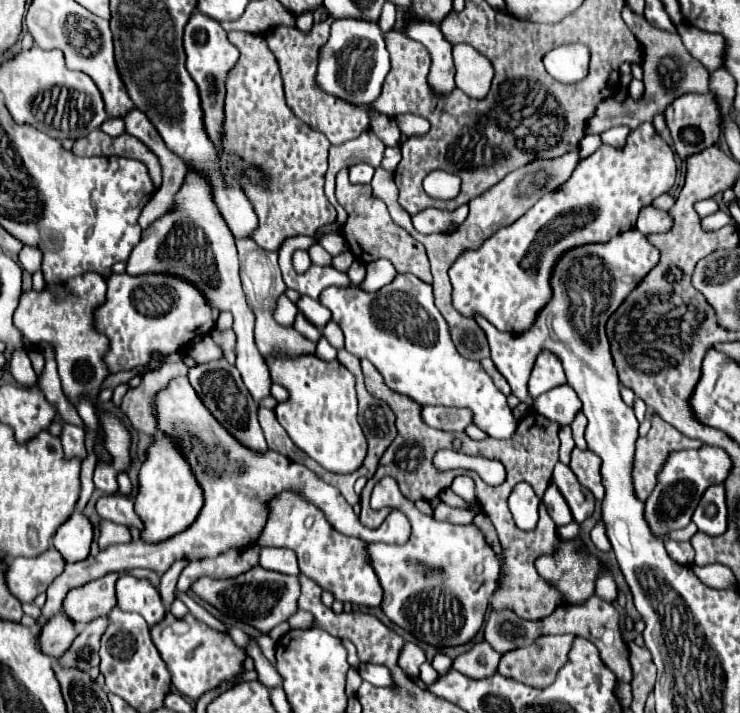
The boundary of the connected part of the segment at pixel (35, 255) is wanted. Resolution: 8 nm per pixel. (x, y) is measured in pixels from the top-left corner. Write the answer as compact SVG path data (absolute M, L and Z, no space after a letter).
M24 247L19 253L19 262L22 268L31 274L34 274L41 267L42 252L32 249L32 247Z

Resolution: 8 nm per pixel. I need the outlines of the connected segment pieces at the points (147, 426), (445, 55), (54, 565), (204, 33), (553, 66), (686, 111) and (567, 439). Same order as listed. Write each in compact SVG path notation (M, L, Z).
M166 363L158 371L150 371L142 377L142 383L136 389L130 389L124 399L122 399L122 413L128 417L134 429L140 433L154 437L156 427L154 427L154 411L152 411L152 397L164 383L168 383L176 375L186 375L188 367L184 363Z
M412 21L408 25L406 35L410 39L418 39L430 53L432 67L428 73L428 85L436 97L446 97L452 93L455 85L455 67L452 56L452 45L446 41L442 31L432 23Z
M48 549L44 555L26 559L26 557L16 557L8 563L4 579L14 595L22 604L34 601L36 596L45 593L48 583L56 575L60 575L60 569L64 569L64 559L56 555L56 551Z
M194 13L184 29L184 51L186 51L186 69L196 81L200 89L202 109L204 109L204 123L210 139L216 145L216 151L220 155L220 125L222 125L222 103L224 103L224 79L226 71L236 63L238 53L236 47L228 41L226 31L220 27L218 21L212 21L210 17L202 13Z
M580 43L555 48L543 58L545 69L560 83L576 83L586 77L588 51L590 49Z
M690 93L690 95L678 97L676 101L672 101L666 107L664 117L666 117L666 125L670 129L672 141L674 141L674 151L676 151L676 155L680 159L686 159L686 157L698 153L698 151L704 151L706 147L712 147L718 141L718 135L720 135L720 111L716 107L714 95L710 95L710 93L706 93L706 95Z
M562 427L562 429L560 429L560 461L562 461L564 465L568 465L568 459L570 459L572 449L574 449L572 431L570 431L570 427Z

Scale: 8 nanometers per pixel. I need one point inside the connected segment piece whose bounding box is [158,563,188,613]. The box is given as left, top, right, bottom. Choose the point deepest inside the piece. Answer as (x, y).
(168, 584)

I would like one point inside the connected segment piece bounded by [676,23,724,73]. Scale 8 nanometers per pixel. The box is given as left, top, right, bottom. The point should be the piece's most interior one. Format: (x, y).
(708, 47)

